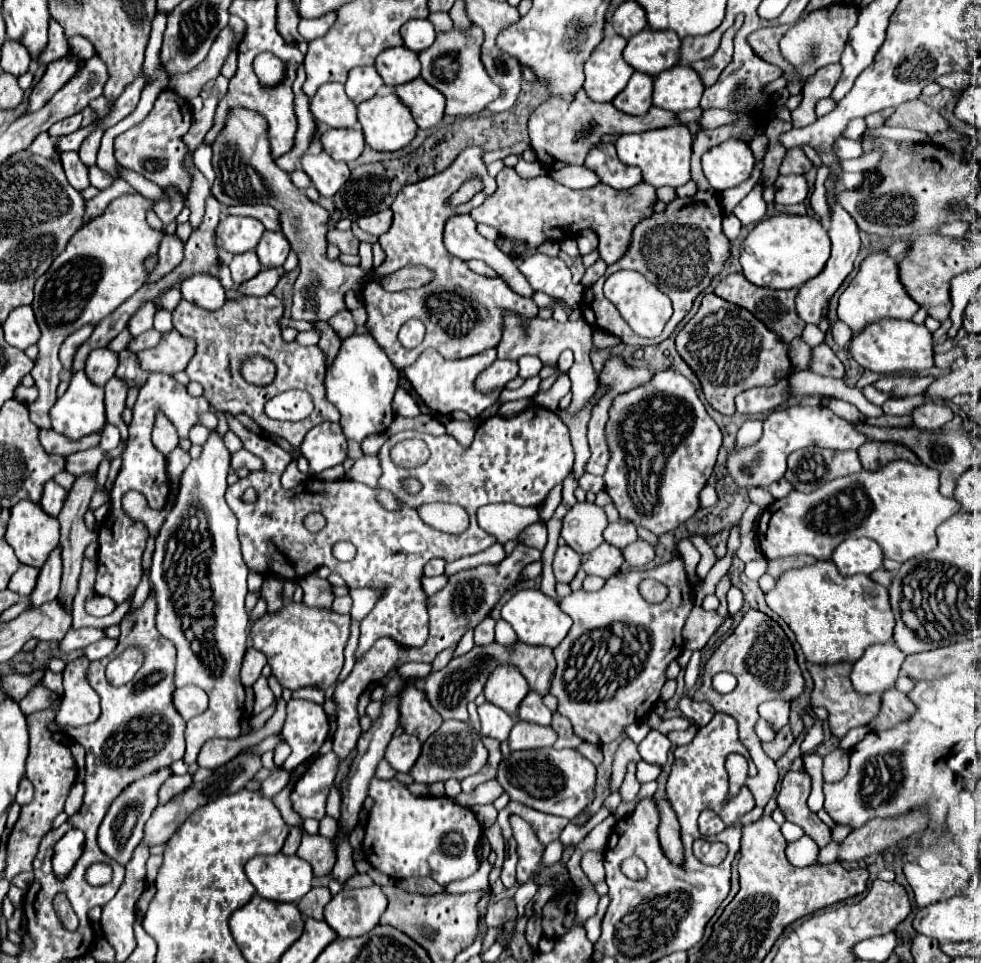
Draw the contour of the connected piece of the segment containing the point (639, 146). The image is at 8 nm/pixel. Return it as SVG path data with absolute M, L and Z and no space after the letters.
M685 125L677 127L661 127L645 133L631 133L631 135L619 135L615 141L617 155L625 165L635 165L643 173L643 181L653 187L679 187L685 185L691 179L689 173L689 161L691 161L691 133Z

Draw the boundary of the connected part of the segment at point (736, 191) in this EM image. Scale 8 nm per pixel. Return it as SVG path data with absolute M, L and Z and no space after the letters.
M755 167L753 169L753 175L751 175L751 179L749 181L745 181L745 183L741 183L741 187L733 187L733 189L729 189L729 191L723 191L721 195L719 195L719 199L721 199L721 207L723 207L723 213L731 213L733 211L733 207L753 189L753 185L757 183L757 179L759 179L759 167Z

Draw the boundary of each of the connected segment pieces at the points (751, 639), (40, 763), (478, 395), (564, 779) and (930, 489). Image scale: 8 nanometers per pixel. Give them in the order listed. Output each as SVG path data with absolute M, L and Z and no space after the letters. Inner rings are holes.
M749 609L743 615L743 619L735 627L735 631L727 639L723 639L719 643L719 647L713 651L713 655L709 657L709 661L703 667L701 687L695 691L693 701L707 701L707 703L713 705L715 711L727 713L727 715L731 715L737 721L739 739L749 749L749 755L751 755L751 759L753 759L753 763L755 763L755 767L759 771L757 777L745 781L745 785L749 787L749 791L755 797L757 807L765 807L767 805L767 801L775 793L777 779L779 779L775 761L769 759L763 753L761 741L759 741L757 733L753 731L753 727L755 727L755 723L759 719L757 707L763 701L769 701L769 699L793 701L793 699L797 699L803 693L803 685L805 685L805 681L803 681L801 669L799 669L799 665L795 661L795 651L791 647L791 641L785 635L785 631L779 627L777 621L773 621L771 617L767 617L765 613L755 611L755 609ZM719 671L729 671L739 681L737 687L731 693L727 693L727 695L721 695L721 693L713 691L711 679Z
M45 709L45 711L35 711L33 715L27 717L29 723L29 759L25 767L25 777L33 783L35 787L35 797L29 805L21 807L21 815L11 831L11 837L7 841L7 869L3 877L13 879L21 871L31 871L31 863L37 855L41 839L47 835L51 829L51 821L63 811L63 803L77 779L77 767L73 761L73 755L67 745L55 743L51 739L51 731L47 729L47 723L55 719L55 711Z
M425 349L421 353L421 357L413 365L409 365L405 369L405 375L407 375L407 381L411 383L411 387L417 391L417 395L423 399L423 403L431 411L435 411L439 415L451 415L453 411L465 411L469 417L477 417L483 409L497 403L497 399L499 399L499 395L503 391L503 389L497 389L497 391L481 393L481 391L475 389L477 375L485 367L489 367L495 359L497 359L495 349L487 349L483 353L459 359L459 361L447 361L435 349Z
M527 749L511 751L503 757L497 781L511 801L533 807L535 811L575 819L595 799L595 765L577 749Z
M897 459L877 471L863 469L857 475L837 477L813 493L791 491L787 497L771 503L763 511L757 537L763 555L769 559L801 555L801 553L811 555L815 559L831 559L833 549L847 537L869 537L881 545L885 559L905 563L917 555L933 551L937 547L937 537L935 537L937 525L949 519L951 515L955 515L957 511L961 511L961 507L955 503L955 499L943 497L939 493L939 473L935 469Z

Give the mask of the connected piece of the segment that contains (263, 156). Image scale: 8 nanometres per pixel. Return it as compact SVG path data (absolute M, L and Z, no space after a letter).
M233 111L229 115L225 127L217 135L213 147L213 169L215 183L213 195L219 199L221 207L241 205L241 203L267 203L281 215L281 233L289 241L291 249L299 257L299 277L293 283L293 307L291 317L303 321L327 321L335 313L343 309L343 297L351 289L359 289L359 285L375 279L387 291L405 291L417 289L425 283L433 281L433 271L427 267L403 267L385 277L375 277L373 271L365 271L361 267L343 265L339 259L329 259L325 253L325 237L327 237L327 221L329 213L307 199L293 183L289 173L281 171L275 165L275 159L269 155L269 137L265 135L265 119L253 111Z

